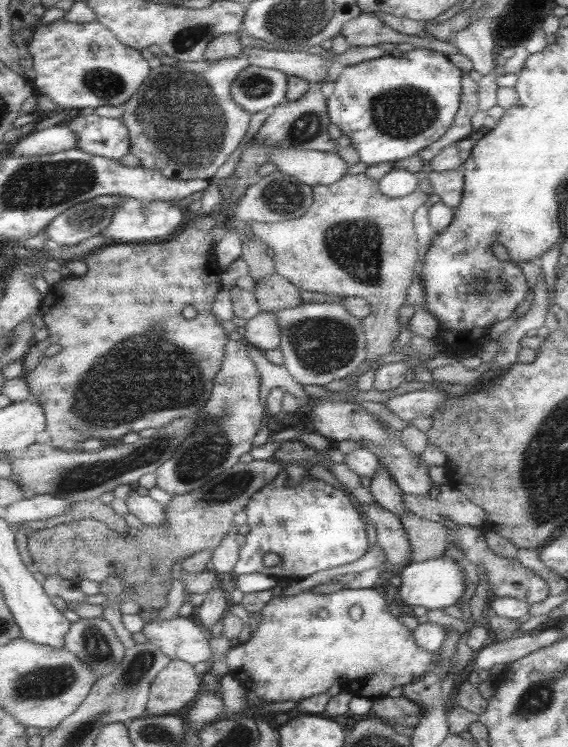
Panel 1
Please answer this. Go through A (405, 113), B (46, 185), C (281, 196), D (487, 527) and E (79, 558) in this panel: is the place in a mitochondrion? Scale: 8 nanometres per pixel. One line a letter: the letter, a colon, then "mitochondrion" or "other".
A: mitochondrion
B: mitochondrion
C: mitochondrion
D: other
E: other

